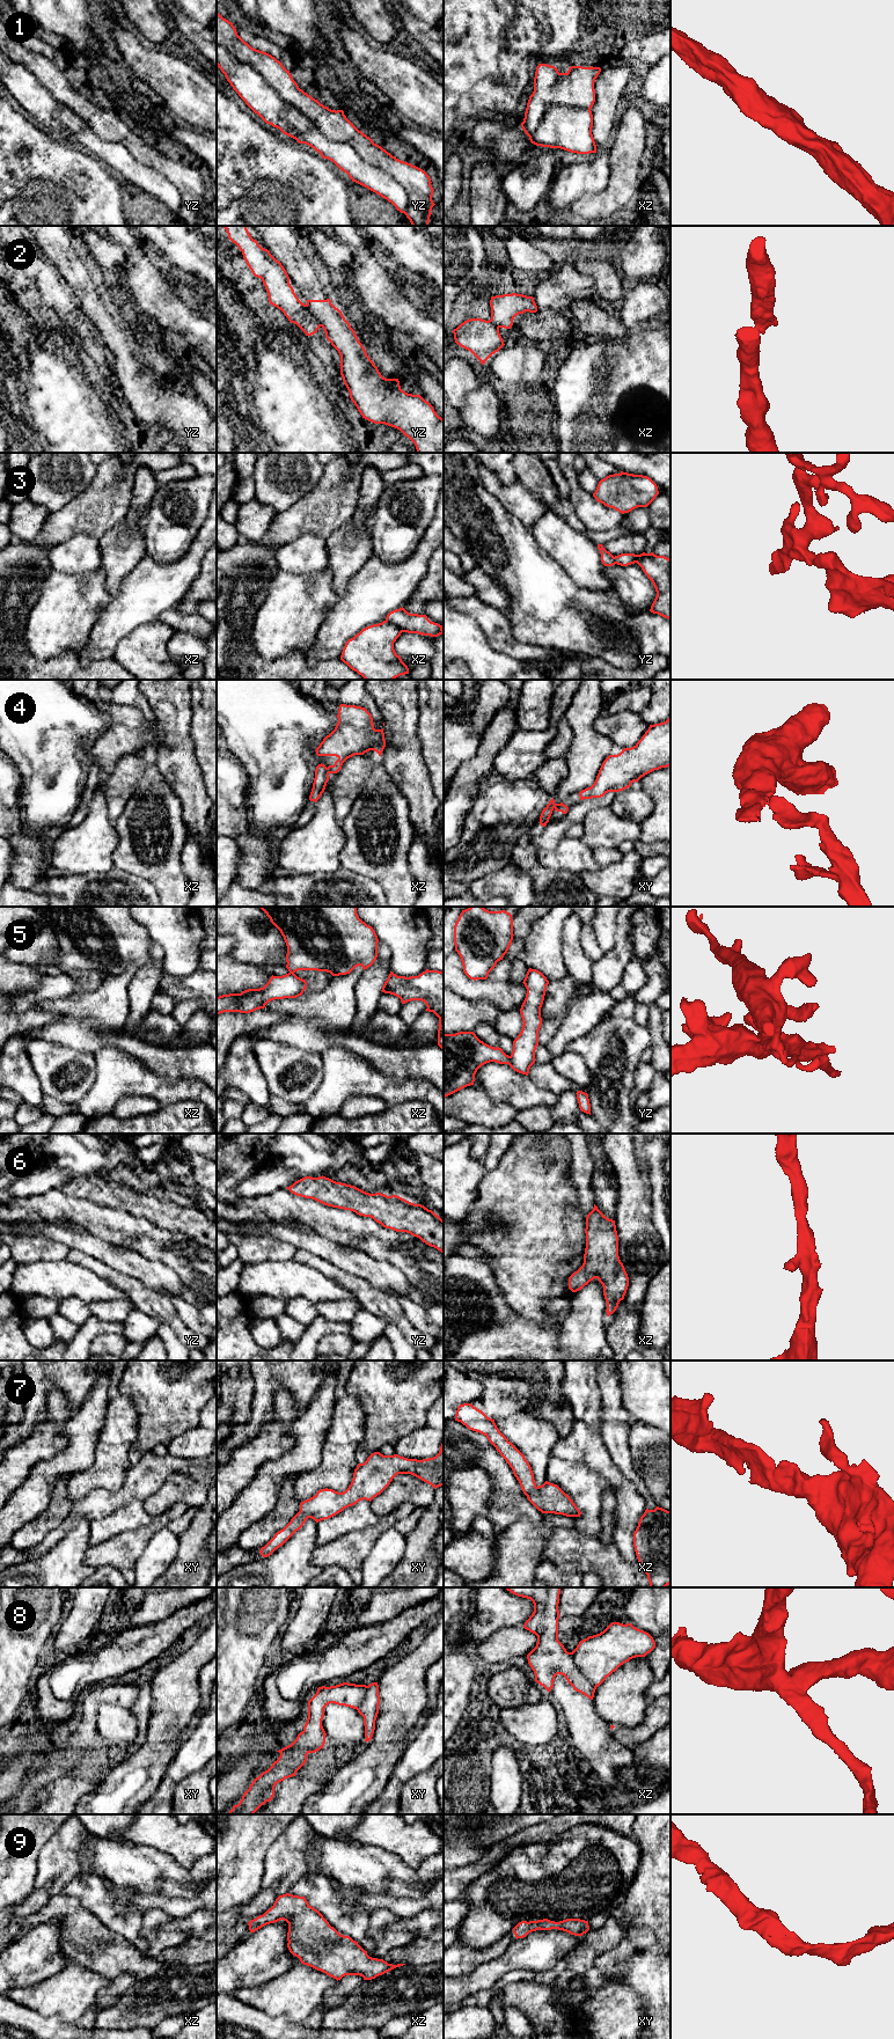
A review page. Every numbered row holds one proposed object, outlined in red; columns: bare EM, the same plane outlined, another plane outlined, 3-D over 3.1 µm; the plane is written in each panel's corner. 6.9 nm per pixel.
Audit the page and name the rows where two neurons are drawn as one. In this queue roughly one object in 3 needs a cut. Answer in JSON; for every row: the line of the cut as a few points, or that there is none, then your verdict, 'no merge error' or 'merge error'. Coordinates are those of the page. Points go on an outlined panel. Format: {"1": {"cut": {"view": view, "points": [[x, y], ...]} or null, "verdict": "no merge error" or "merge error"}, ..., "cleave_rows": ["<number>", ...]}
{"1": {"cut": {"view": "yz", "points": [[217, 43], [328, 138], [393, 176], [408, 195], [405, 213]]}, "verdict": "merge error"}, "2": {"cut": {"view": "yz", "points": [[306, 305], [313, 317], [321, 325]]}, "verdict": "merge error"}, "3": {"cut": {"view": "xz", "points": [[386, 620], [402, 631]]}, "verdict": "merge error"}, "4": {"cut": {"view": "xz", "points": [[327, 768], [329, 772]]}, "verdict": "merge error"}, "5": {"cut": {"view": "yz", "points": [[510, 1056], [507, 1063]]}, "verdict": "merge error"}, "6": {"cut": null, "verdict": "no merge error"}, "7": {"cut": null, "verdict": "no merge error"}, "8": {"cut": null, "verdict": "no merge error"}, "9": {"cut": null, "verdict": "no merge error"}, "cleave_rows": ["1", "2", "3", "4", "5"]}

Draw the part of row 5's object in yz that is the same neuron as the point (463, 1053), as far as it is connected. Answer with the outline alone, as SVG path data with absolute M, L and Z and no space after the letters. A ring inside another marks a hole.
M474 1032L444 1034L444 1098L474 1085L477 1070L490 1062L508 1064L510 1056L501 1048L481 1041Z

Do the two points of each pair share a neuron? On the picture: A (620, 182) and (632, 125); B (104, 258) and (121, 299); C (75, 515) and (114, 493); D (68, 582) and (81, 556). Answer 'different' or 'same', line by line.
A: same
B: same
C: same
D: different

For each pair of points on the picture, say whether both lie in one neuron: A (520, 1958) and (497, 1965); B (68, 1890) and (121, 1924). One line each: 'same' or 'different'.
A: same
B: same

